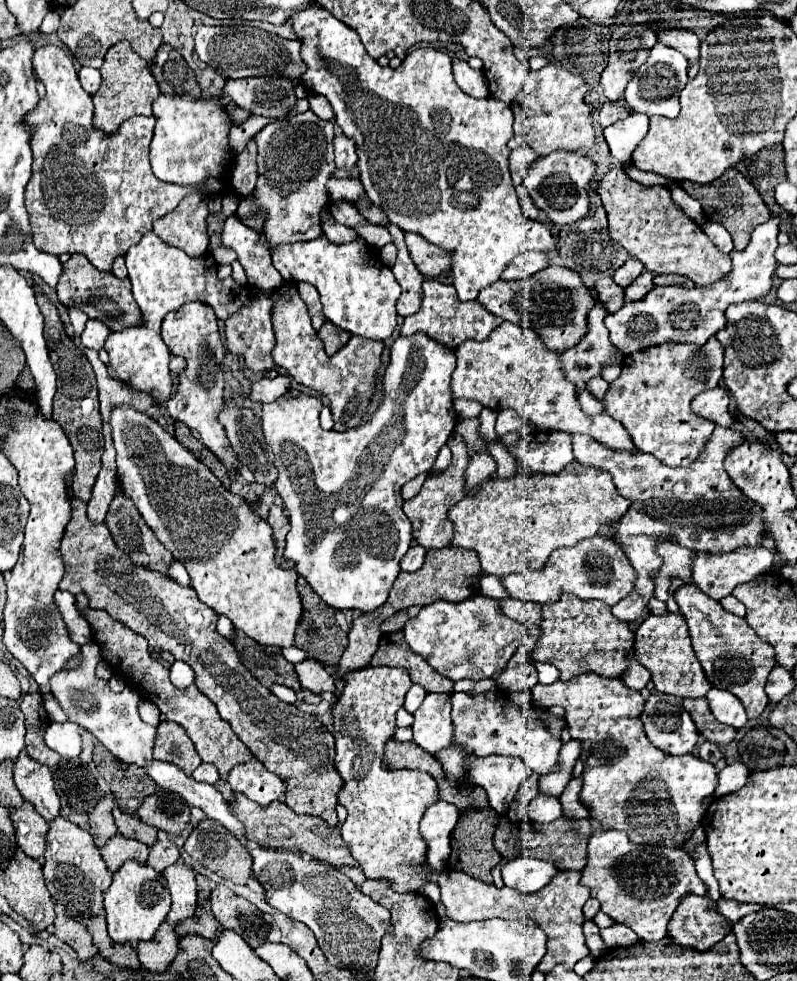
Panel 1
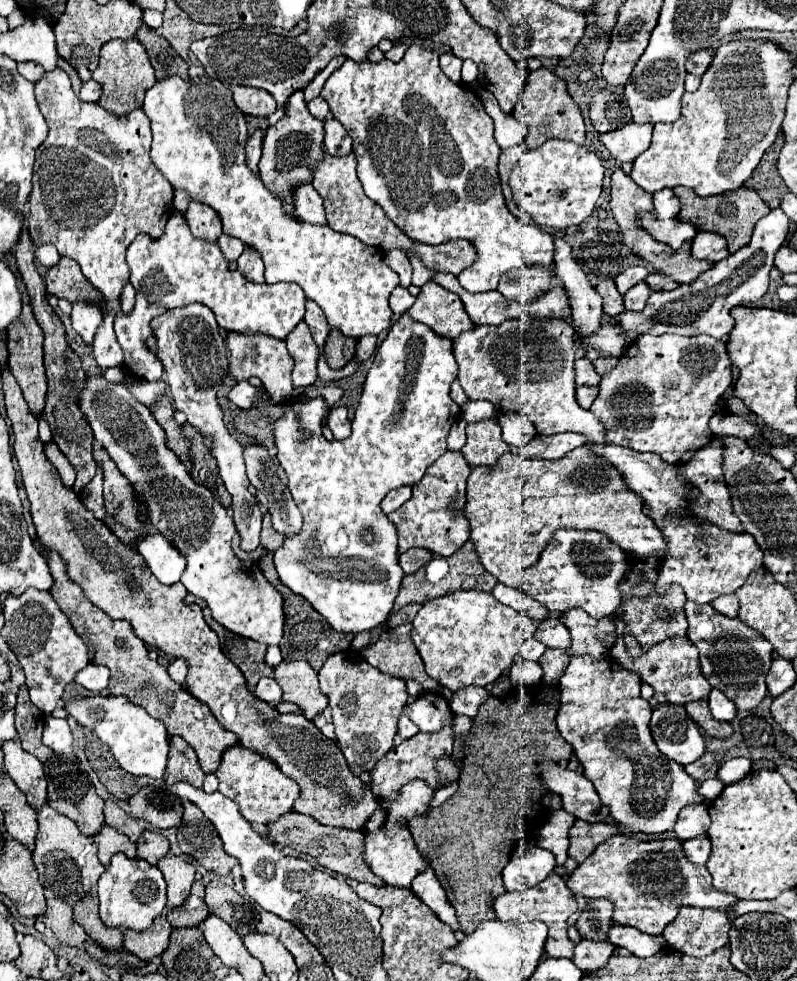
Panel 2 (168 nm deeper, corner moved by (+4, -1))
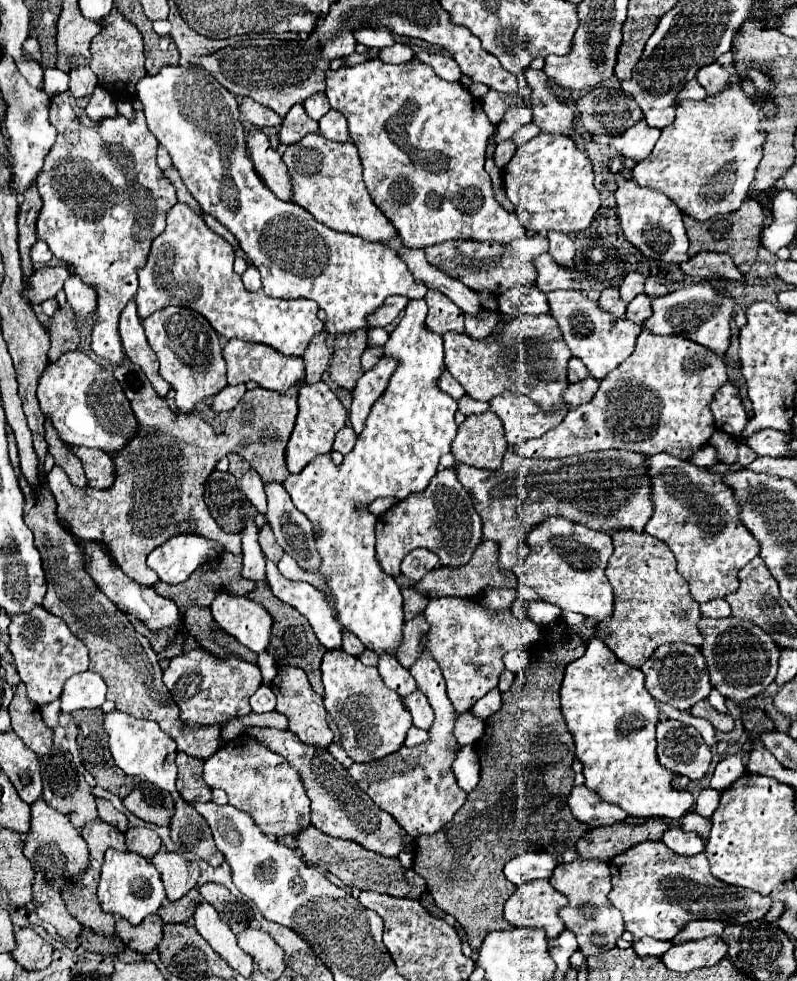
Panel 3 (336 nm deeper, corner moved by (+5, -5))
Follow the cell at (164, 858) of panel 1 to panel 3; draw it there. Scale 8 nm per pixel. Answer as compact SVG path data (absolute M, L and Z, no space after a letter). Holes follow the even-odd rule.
M129 828L125 838L129 850L147 860L151 860L161 850L161 838L149 828Z

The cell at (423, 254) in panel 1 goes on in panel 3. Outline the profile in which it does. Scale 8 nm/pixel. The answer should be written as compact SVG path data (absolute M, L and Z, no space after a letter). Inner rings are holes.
M535 234L535 236L513 242L511 248L503 248L495 242L481 244L475 240L451 240L451 242L441 242L441 244L425 248L425 254L429 264L461 280L471 290L489 290L493 294L499 294L511 286L535 284L537 272L533 268L533 258L547 252L547 248L549 248L547 238Z

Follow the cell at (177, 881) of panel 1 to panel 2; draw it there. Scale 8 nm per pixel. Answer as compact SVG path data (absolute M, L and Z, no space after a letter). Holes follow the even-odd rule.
M164 856L156 866L160 868L160 872L164 874L164 880L168 884L166 912L170 912L172 908L176 908L178 904L182 904L188 898L190 886L194 882L196 866L186 862L182 856Z

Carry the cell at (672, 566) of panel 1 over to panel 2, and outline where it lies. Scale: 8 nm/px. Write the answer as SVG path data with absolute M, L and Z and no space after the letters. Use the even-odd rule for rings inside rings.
M580 446L560 460L526 458L506 452L494 466L472 468L466 496L466 518L472 526L470 540L476 544L486 570L504 586L520 588L524 570L538 560L538 554L558 528L604 532L624 552L640 556L656 552L664 558L666 552L654 520L644 514L644 500L590 446Z

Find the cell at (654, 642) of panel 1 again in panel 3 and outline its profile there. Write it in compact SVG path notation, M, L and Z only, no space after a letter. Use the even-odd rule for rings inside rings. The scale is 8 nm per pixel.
M665 644L659 646L651 658L641 666L645 674L645 688L655 700L667 702L677 710L689 710L699 700L705 700L711 692L709 672L705 666L705 658L697 646L689 644Z

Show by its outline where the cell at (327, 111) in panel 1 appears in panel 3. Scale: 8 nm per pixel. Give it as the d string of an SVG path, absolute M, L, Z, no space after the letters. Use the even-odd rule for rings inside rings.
M317 92L313 96L309 96L309 100L303 102L305 106L305 112L313 118L313 120L321 120L321 116L325 116L329 112L329 102L327 102L327 96Z

